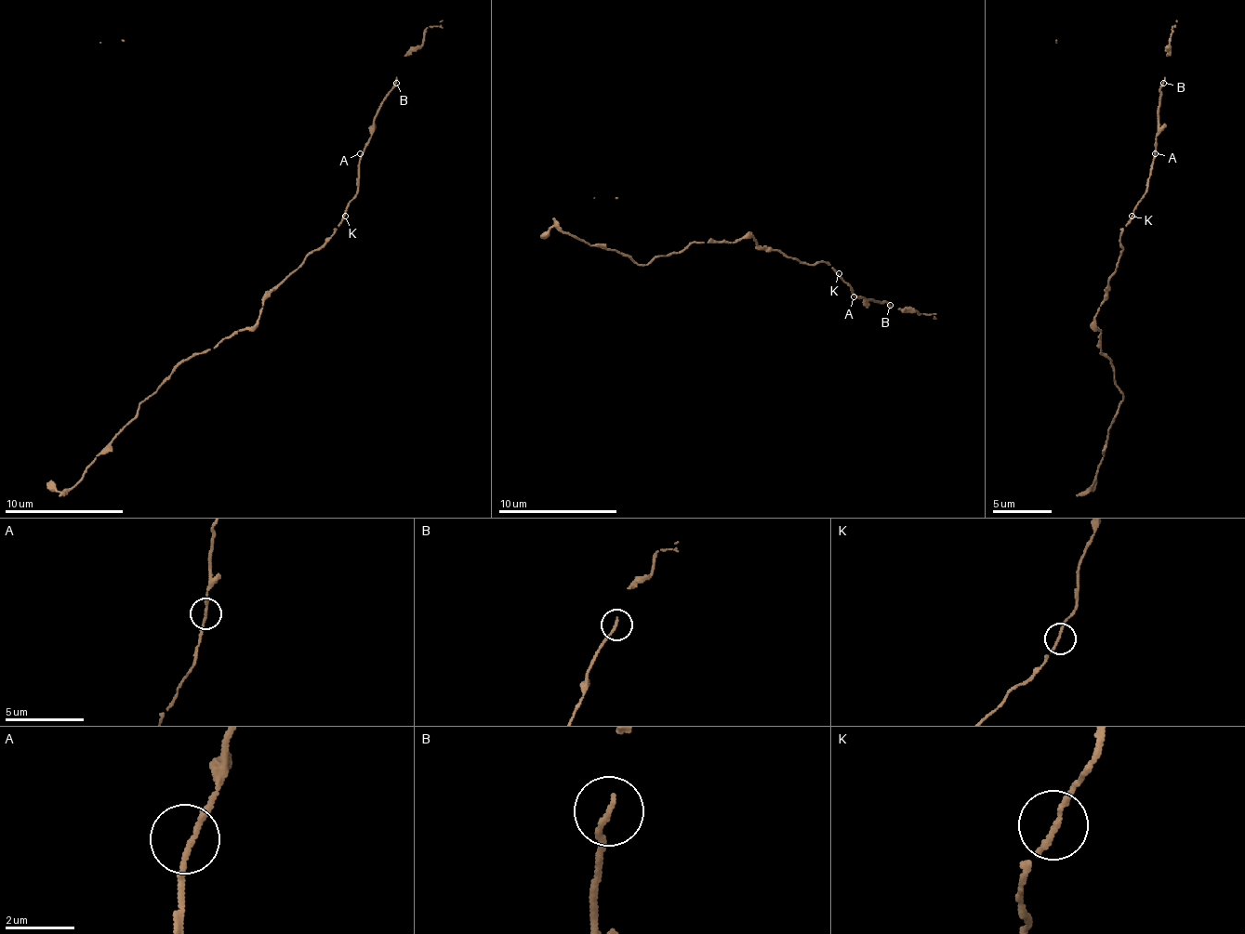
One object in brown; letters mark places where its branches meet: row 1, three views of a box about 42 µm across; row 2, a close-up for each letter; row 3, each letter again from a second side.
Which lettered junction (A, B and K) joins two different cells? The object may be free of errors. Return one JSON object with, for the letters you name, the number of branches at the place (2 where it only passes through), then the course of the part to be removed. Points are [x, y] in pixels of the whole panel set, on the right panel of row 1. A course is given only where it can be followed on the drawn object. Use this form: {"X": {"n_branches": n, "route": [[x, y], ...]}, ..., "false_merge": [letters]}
{"false_merge": []}

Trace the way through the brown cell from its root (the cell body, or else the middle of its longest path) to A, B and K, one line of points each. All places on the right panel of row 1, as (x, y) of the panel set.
A: (1119, 240), (1119, 230), (1146, 191), (1149, 165), (1155, 153)
B: (1119, 240), (1119, 230), (1146, 191), (1149, 165), (1155, 156), (1155, 138), (1158, 136), (1158, 97), (1164, 82)
K: (1119, 240), (1119, 230), (1132, 216)

